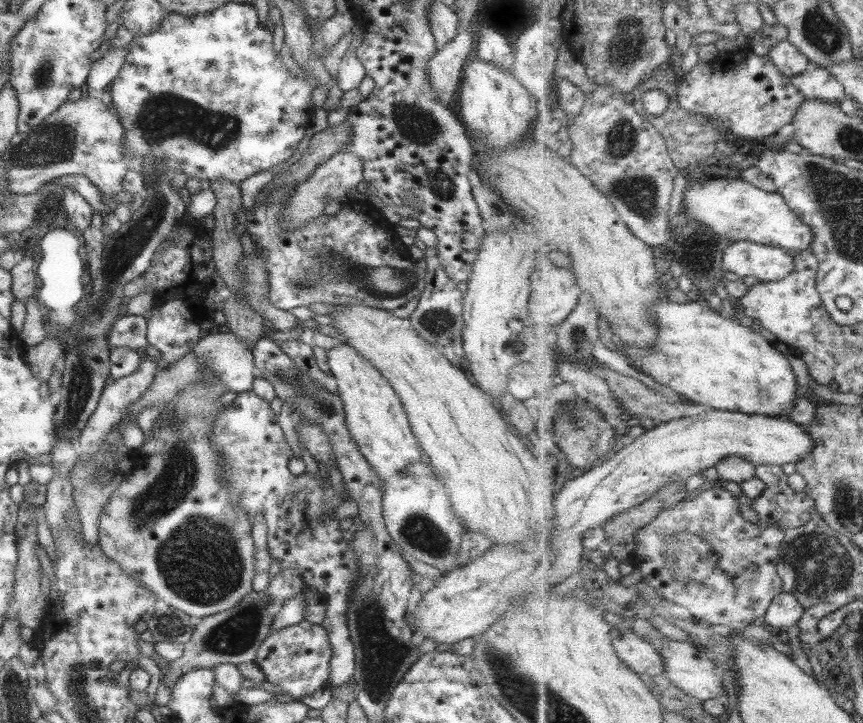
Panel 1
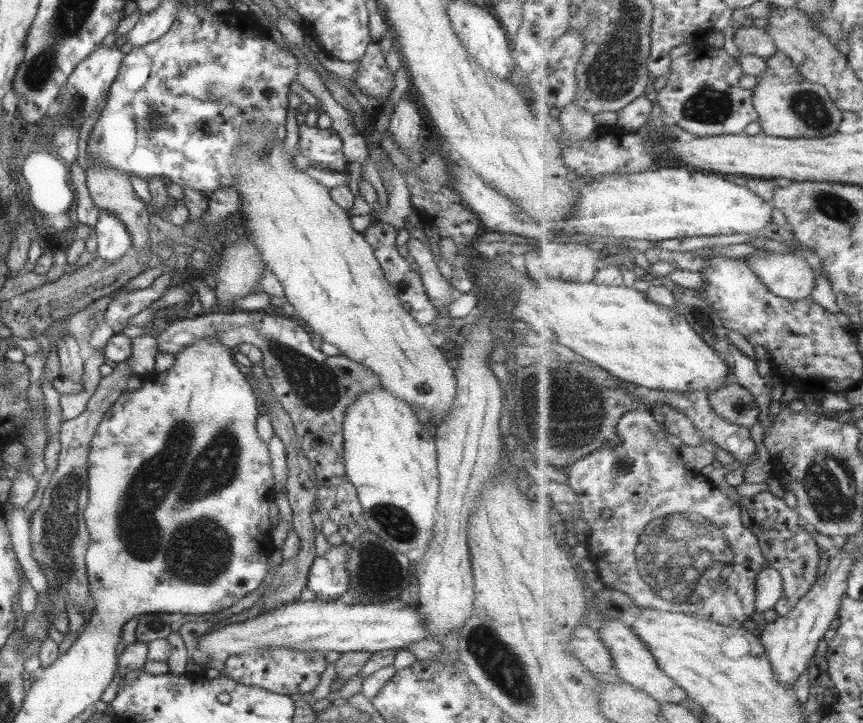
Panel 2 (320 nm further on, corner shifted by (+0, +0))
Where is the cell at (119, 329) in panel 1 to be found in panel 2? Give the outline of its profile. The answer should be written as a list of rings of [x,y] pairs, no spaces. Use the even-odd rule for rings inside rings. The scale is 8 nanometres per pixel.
[[[176,271],[166,272],[154,278],[147,288],[121,290],[117,293],[106,306],[103,314],[103,320],[113,330],[113,334],[121,333],[121,330],[127,326],[129,318],[162,296],[171,285],[172,277],[182,278],[183,276]]]

